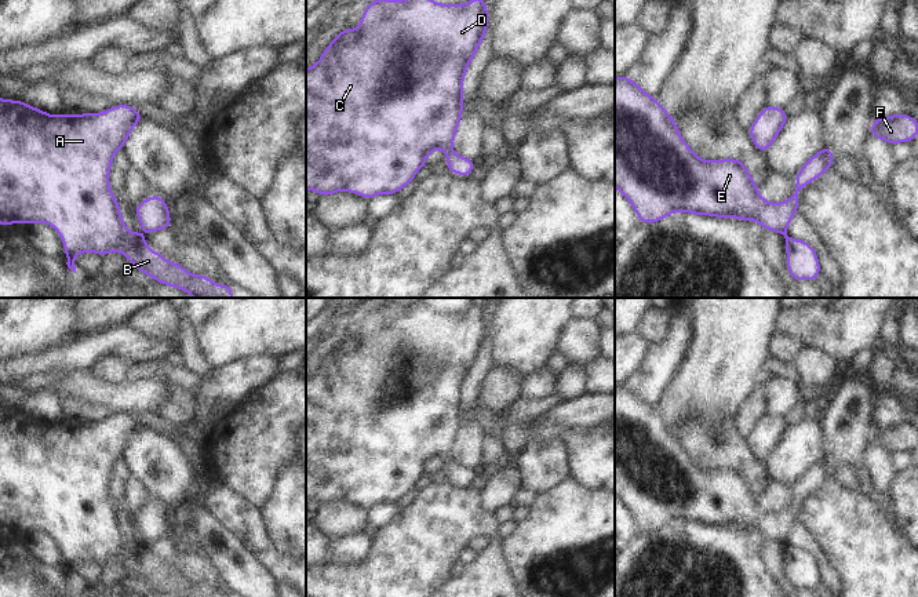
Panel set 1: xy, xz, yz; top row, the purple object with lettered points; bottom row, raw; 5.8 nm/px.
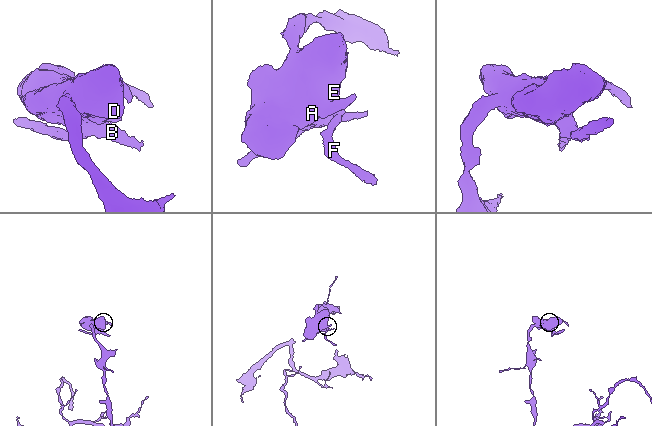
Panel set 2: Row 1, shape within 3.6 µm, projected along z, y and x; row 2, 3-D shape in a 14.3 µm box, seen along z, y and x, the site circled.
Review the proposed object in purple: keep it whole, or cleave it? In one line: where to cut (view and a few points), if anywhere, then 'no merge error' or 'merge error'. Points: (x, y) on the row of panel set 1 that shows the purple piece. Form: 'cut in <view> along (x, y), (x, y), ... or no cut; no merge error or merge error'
no cut; no merge error

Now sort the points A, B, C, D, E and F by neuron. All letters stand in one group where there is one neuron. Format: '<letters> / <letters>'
A B C D E F

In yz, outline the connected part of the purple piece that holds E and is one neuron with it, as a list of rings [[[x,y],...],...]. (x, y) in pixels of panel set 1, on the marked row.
[[[626,74],[615,77],[615,188],[627,199],[641,223],[656,223],[678,211],[692,215],[755,221],[765,232],[779,232],[786,244],[787,272],[794,281],[816,281],[820,262],[815,248],[804,240],[787,236],[787,227],[798,211],[799,193],[834,165],[833,149],[824,146],[806,160],[795,176],[795,189],[787,201],[771,203],[759,196],[759,188],[737,159],[702,160],[682,139],[677,121],[640,84]]]

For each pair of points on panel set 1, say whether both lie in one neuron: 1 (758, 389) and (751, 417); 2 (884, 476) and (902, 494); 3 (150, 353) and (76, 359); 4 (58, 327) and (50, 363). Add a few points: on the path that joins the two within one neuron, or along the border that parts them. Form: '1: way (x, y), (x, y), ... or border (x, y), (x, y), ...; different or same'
1: way (757, 396), (751, 410); same
2: border (898, 473), (886, 494); different
3: way (133, 346), (94, 346); same
4: border (75, 335), (42, 352), (24, 356); different

